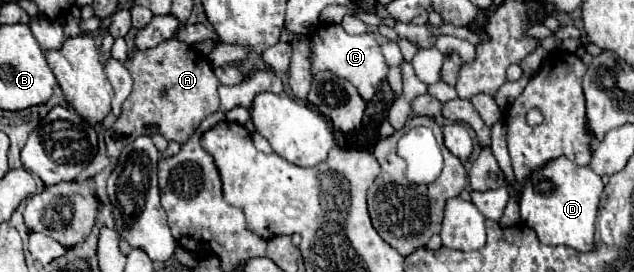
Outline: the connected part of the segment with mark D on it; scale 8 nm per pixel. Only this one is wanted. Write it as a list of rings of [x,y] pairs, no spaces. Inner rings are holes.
[[[560,156],[546,162],[526,178],[522,184],[520,216],[530,228],[536,230],[544,244],[570,246],[578,252],[588,252],[594,246],[594,222],[602,190],[604,184],[596,172]]]

